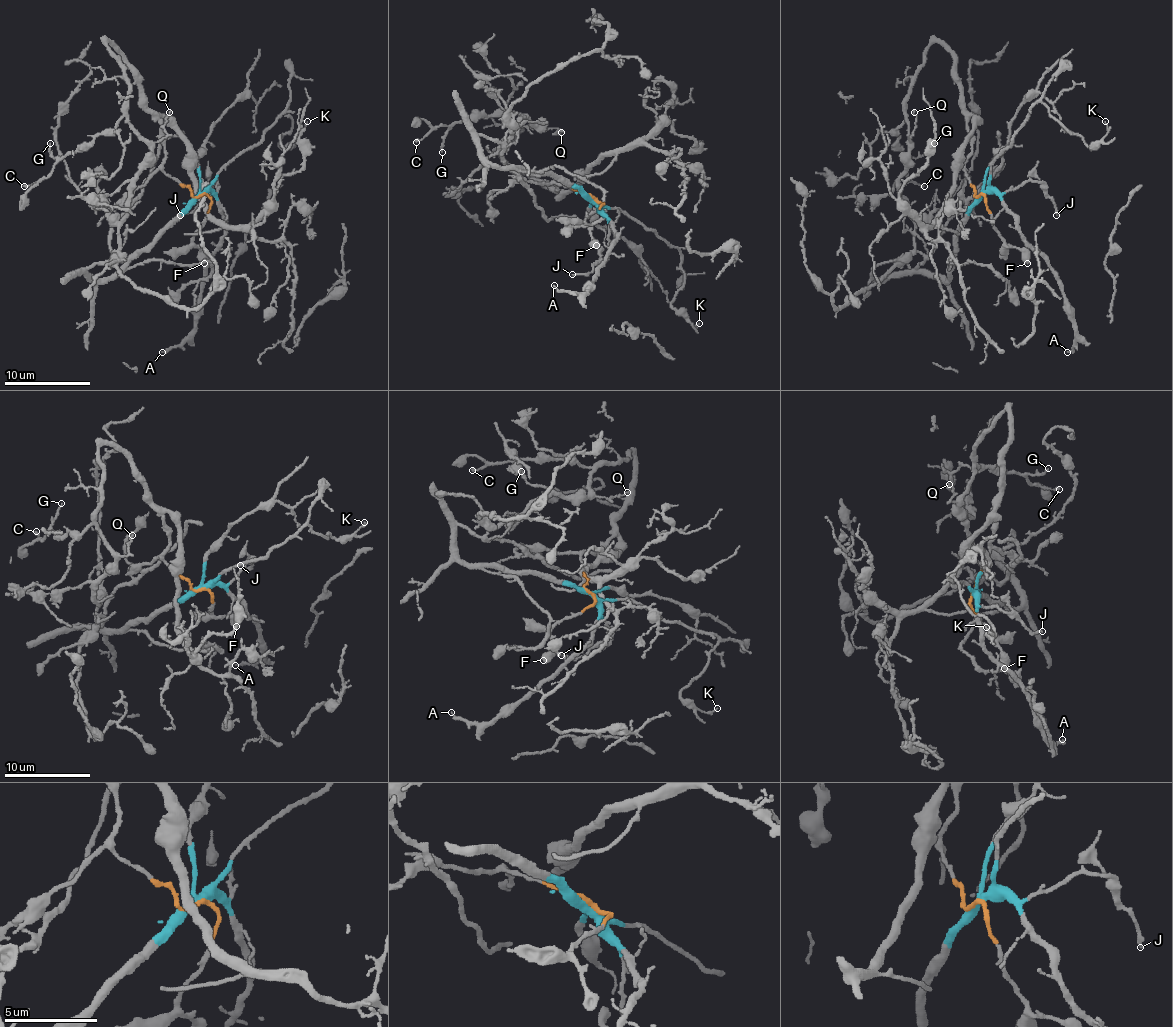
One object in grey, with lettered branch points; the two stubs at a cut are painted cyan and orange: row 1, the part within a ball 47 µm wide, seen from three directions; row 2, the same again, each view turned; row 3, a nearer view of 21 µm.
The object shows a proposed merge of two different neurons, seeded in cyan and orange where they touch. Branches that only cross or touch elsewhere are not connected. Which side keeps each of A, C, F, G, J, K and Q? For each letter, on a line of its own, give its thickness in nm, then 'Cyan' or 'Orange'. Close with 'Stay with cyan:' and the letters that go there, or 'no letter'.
A: Thickness 140 nm. Cyan
C: Thickness 170 nm. Orange
F: Thickness 600 nm. Orange
G: Thickness 110 nm. Orange
J: Thickness 120 nm. Cyan
K: Thickness 80 nm. Cyan
Q: Thickness 110 nm. Orange
Stay with cyan: A, J, K

